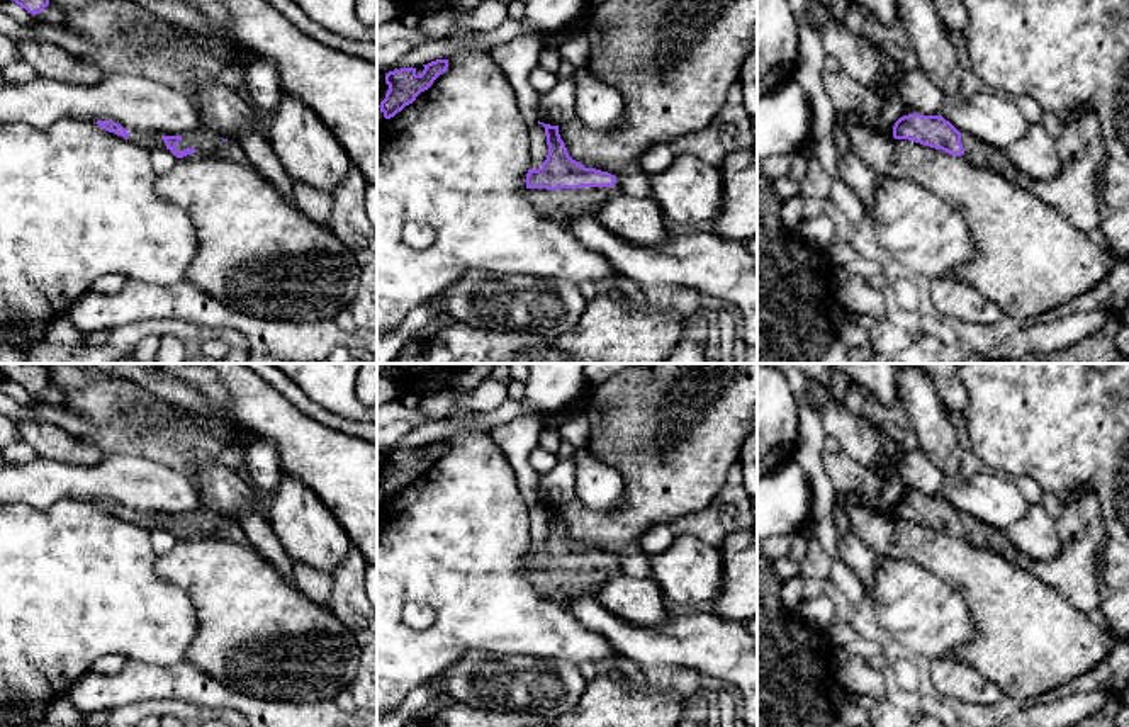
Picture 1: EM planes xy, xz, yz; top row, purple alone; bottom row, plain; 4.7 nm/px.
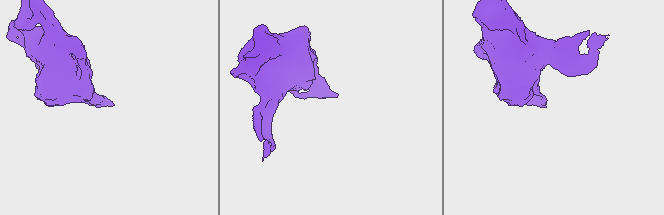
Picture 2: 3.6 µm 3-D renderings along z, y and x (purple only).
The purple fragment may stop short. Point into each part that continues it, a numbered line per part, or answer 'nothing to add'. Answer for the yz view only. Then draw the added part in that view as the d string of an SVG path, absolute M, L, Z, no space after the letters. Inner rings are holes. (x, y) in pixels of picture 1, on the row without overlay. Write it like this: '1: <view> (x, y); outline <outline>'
1: yz (980, 534); outline M961 513L961 525L964 528L964 537L976 547L986 547L1007 561L1020 566L1022 569L1032 571L1034 559L1020 552L1002 530L973 518L968 513Z

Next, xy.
1: xy (204, 522); outline M207 510L183 515L175 532L183 532L187 528L194 528L195 533L202 535L226 537L234 542L248 542L238 523L222 521Z

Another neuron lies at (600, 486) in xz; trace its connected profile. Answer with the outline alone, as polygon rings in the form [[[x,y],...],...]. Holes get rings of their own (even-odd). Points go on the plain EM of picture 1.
[[[587,447],[574,448],[570,459],[576,464],[576,499],[589,511],[613,511],[625,491],[621,474]]]

